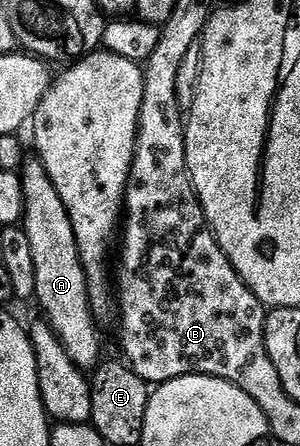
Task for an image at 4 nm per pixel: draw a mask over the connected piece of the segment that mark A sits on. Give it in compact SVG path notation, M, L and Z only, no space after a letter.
M39 160L25 161L22 167L22 177L24 183L24 215L22 228L30 236L30 248L34 251L34 268L36 280L35 301L40 302L44 309L43 317L51 326L62 348L66 348L66 356L74 360L74 364L79 370L85 372L95 371L102 361L100 355L100 330L98 320L92 314L92 305L88 295L88 277L84 271L84 265L78 252L78 244L74 236L74 228L70 224L70 216L46 172L46 168Z

